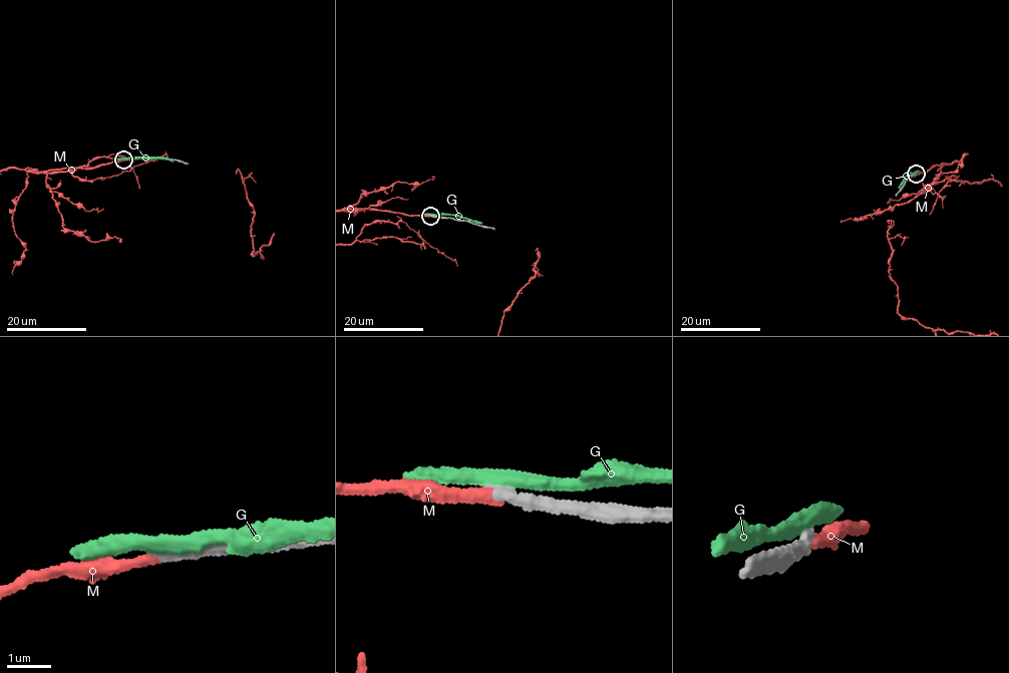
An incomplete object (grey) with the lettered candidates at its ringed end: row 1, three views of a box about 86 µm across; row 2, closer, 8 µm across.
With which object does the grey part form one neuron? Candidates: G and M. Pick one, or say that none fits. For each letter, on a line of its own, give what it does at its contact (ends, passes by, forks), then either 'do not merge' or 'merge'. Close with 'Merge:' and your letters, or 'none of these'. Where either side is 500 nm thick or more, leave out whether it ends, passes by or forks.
G: it passes by | do not merge
M: it ends | merge
Merge: M

